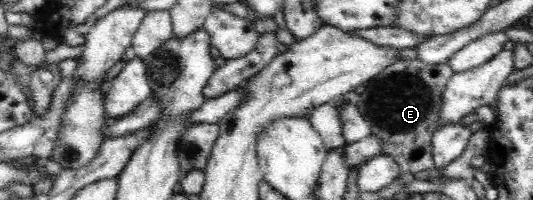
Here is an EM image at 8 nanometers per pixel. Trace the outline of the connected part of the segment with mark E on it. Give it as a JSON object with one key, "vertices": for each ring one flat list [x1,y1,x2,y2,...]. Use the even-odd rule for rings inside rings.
{"vertices":[[417,59,401,60,395,66,381,71,377,78,373,78,367,84,368,90,359,98,358,110,371,128,371,135,381,139,383,153,393,157,399,165,401,174,407,174,409,178,418,172,428,171,435,167,432,137,439,128,439,114,442,106,442,96,445,86,448,86,454,72,447,63,427,65,426,62]]}

